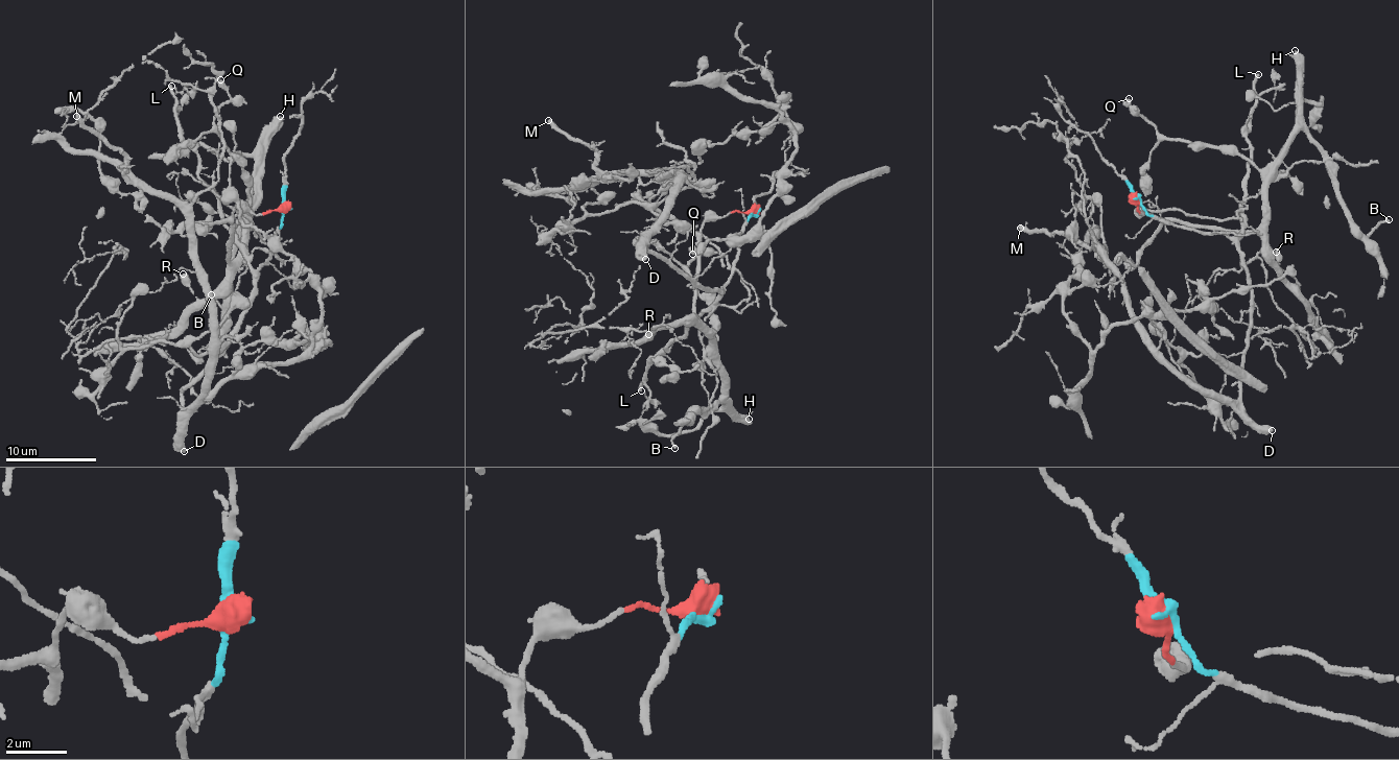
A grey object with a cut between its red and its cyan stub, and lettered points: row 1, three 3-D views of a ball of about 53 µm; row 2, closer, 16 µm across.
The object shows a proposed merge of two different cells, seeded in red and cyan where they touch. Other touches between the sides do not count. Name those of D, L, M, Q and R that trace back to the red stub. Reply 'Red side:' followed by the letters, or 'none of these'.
Red side: Q, R

